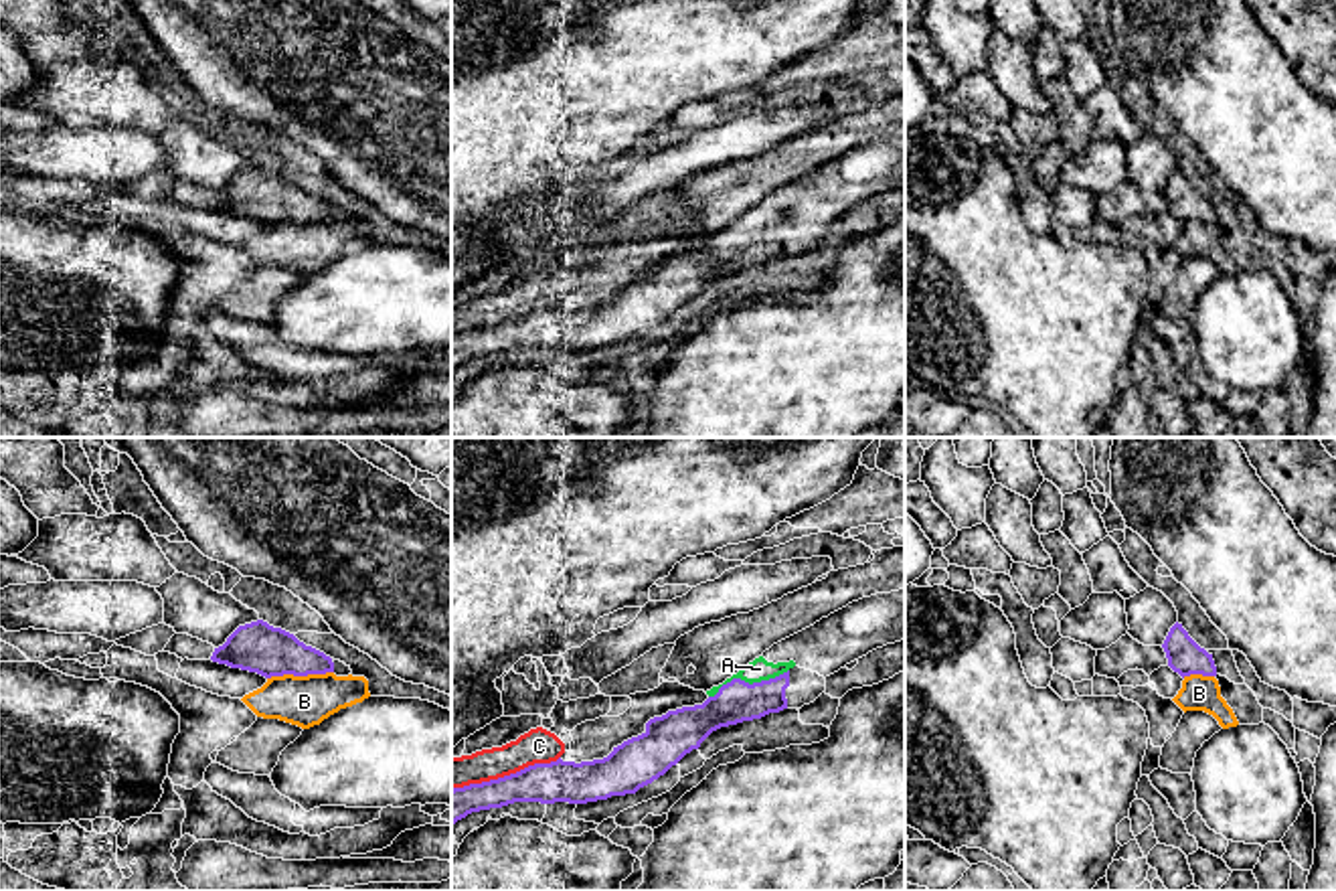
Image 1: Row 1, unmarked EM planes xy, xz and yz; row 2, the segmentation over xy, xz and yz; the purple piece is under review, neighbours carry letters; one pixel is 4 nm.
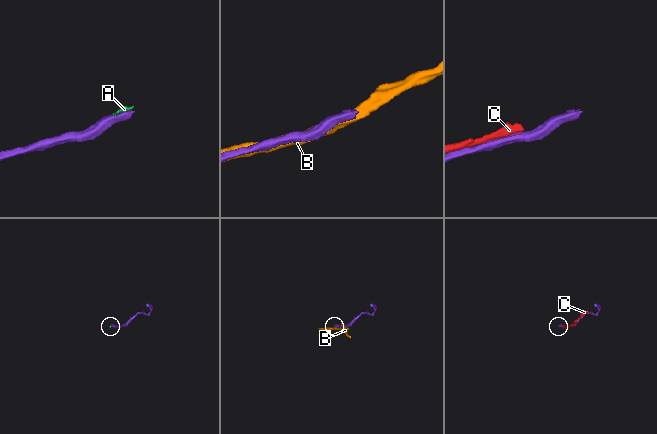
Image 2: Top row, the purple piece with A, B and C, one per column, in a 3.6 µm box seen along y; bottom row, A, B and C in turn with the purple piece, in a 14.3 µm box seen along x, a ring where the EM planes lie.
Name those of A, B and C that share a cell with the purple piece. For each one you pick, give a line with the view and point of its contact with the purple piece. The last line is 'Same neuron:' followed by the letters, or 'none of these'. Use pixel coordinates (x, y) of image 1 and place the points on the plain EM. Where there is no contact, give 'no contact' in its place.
A: meets purple in xz at (747, 229)
Same neuron: A

